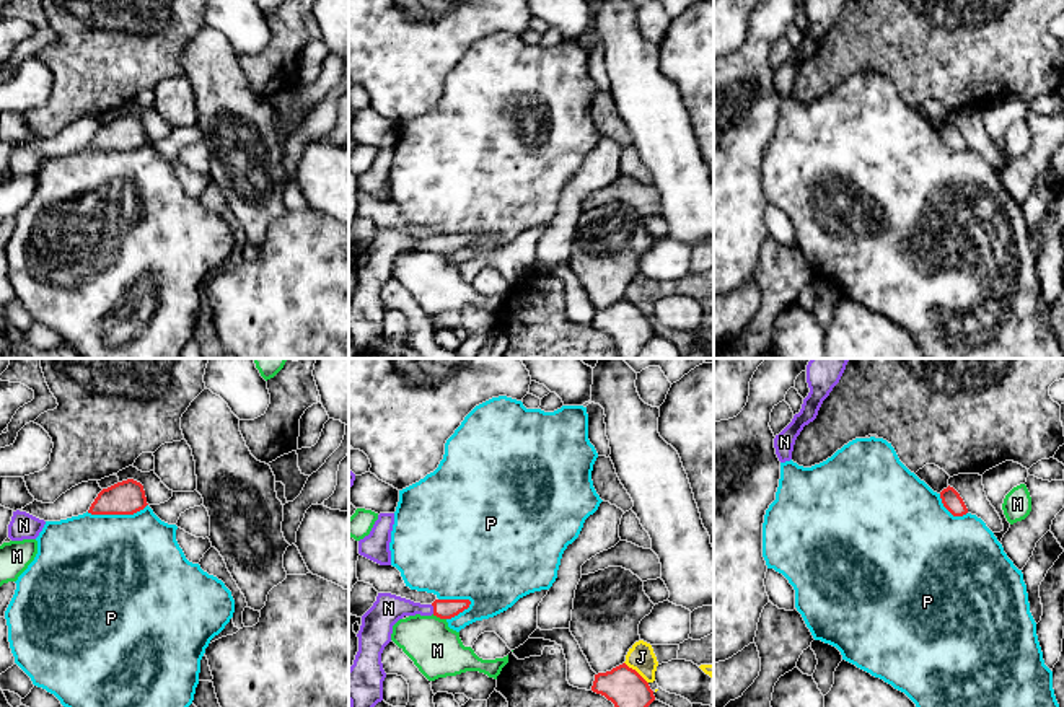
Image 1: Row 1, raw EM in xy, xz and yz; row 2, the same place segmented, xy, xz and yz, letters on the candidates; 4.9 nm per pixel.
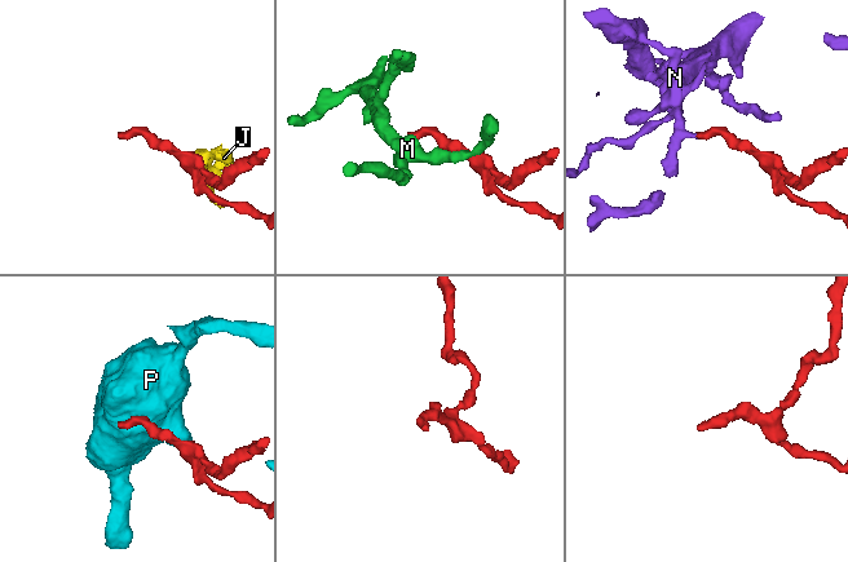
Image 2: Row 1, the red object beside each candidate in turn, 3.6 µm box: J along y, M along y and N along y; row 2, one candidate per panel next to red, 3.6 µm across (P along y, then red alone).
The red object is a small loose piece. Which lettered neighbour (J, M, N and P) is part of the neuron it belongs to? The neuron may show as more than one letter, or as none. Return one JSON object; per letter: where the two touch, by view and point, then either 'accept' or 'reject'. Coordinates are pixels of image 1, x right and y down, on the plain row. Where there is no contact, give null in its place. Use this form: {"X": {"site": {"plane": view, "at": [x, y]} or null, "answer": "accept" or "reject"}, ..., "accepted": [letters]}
{"J": {"site": {"plane": "xz", "at": [636, 307]}, "answer": "reject"}, "M": {"site": {"plane": "xz", "at": [439, 251]}, "answer": "reject"}, "N": {"site": {"plane": "xz", "at": [434, 245]}, "answer": "accept"}, "P": {"site": {"plane": "xy", "at": [116, 149]}, "answer": "reject"}, "accepted": ["N"]}

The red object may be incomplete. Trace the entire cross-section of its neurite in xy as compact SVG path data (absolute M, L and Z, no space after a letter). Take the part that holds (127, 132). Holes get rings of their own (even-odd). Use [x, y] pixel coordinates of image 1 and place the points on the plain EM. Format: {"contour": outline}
{"contour": "M134 114L103 124L88 148L91 150L134 150L147 142L143 121Z"}

